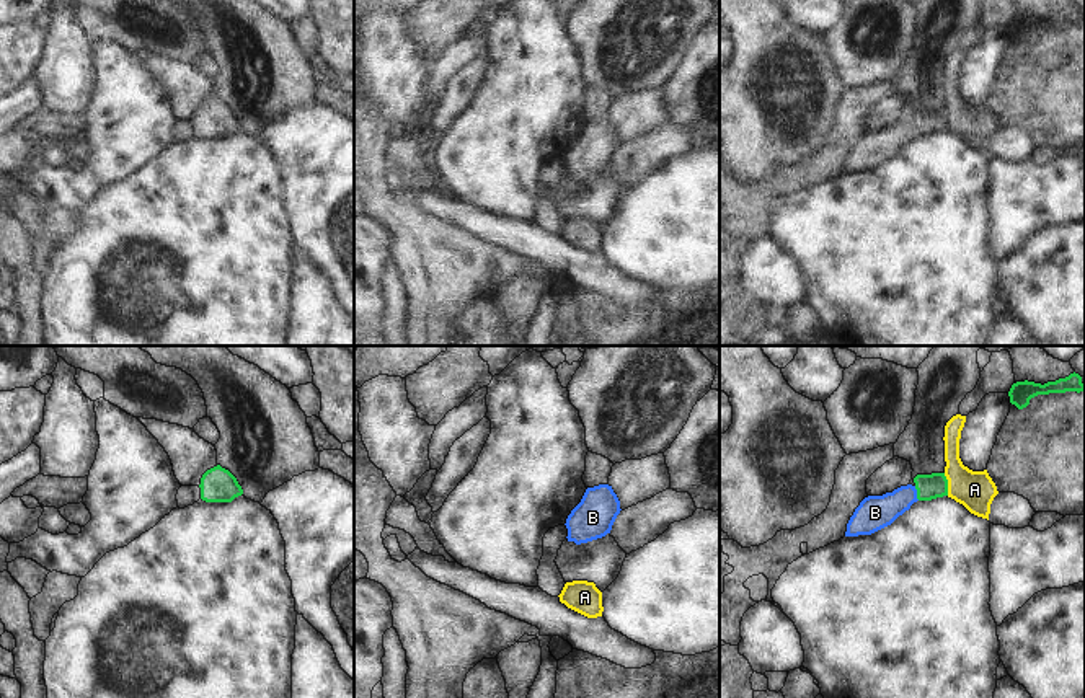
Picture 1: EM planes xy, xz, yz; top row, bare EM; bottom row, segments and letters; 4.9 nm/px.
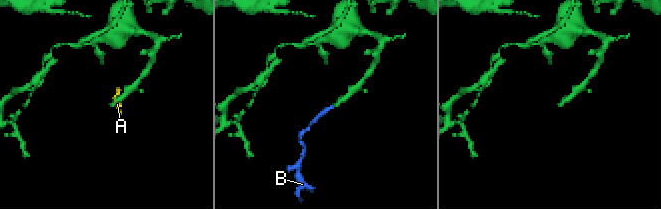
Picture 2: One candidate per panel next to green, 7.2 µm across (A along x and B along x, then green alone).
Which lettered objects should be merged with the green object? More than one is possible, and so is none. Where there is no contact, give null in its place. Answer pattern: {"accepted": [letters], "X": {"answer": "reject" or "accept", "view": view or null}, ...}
{"accepted": ["B"], "A": {"answer": "reject", "view": "yz"}, "B": {"answer": "accept", "view": "yz"}}

